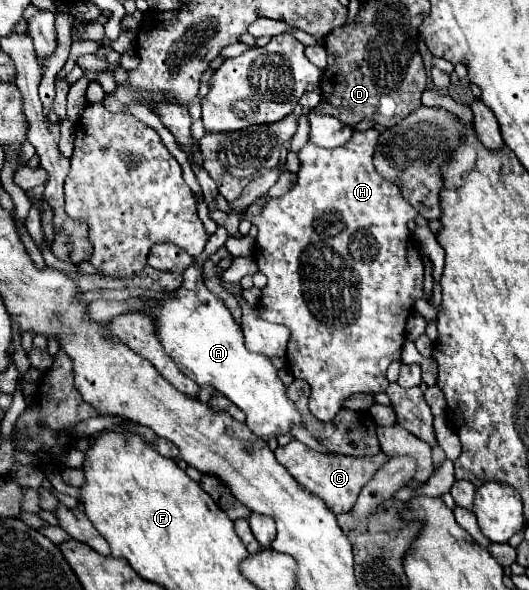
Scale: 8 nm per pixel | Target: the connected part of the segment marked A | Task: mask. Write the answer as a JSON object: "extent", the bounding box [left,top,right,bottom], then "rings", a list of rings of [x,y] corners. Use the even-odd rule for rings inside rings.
{"extent":[149,227,303,441],"rings":[[[217,227],[217,231],[209,237],[203,255],[197,255],[195,263],[183,273],[183,285],[177,291],[177,299],[163,301],[161,309],[151,309],[149,313],[159,323],[161,345],[179,365],[183,375],[193,379],[199,387],[211,385],[215,391],[233,401],[245,413],[247,427],[263,441],[269,441],[279,435],[291,435],[293,427],[303,427],[303,423],[271,359],[245,349],[239,323],[233,319],[225,303],[203,283],[203,263],[225,243],[227,235],[229,233],[223,227]]]}

